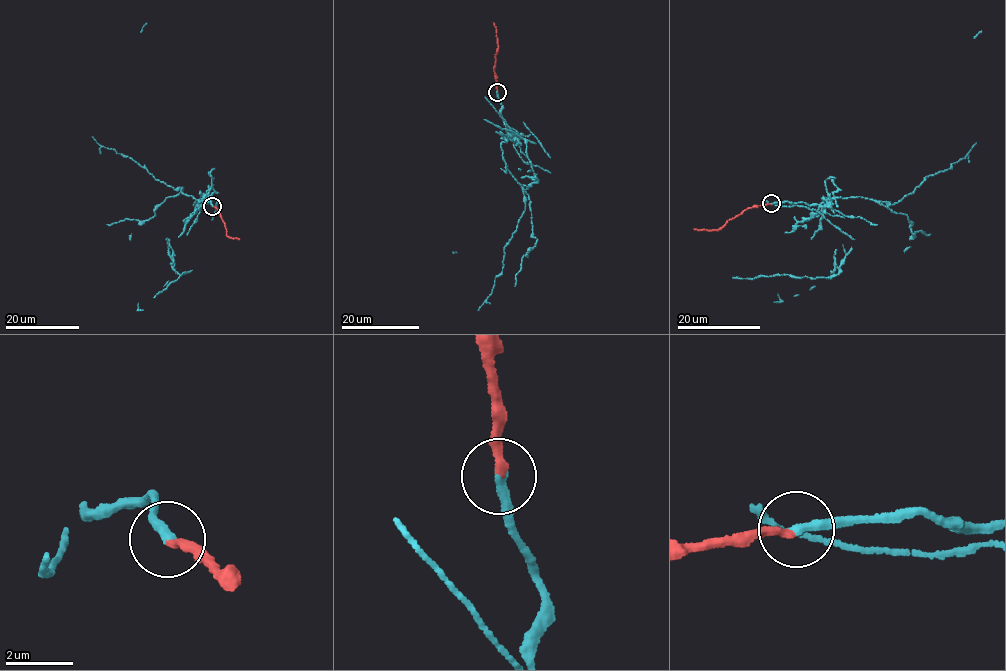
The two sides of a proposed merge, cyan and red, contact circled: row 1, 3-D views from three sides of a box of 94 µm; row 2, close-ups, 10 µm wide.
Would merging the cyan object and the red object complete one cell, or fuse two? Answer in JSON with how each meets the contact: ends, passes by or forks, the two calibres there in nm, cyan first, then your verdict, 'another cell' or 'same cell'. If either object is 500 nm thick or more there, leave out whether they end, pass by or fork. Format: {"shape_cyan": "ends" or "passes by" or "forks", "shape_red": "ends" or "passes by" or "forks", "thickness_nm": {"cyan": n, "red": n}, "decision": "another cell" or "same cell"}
{"shape_cyan": "ends", "shape_red": "ends", "thickness_nm": {"cyan": 300, "red": 240}, "decision": "another cell"}

